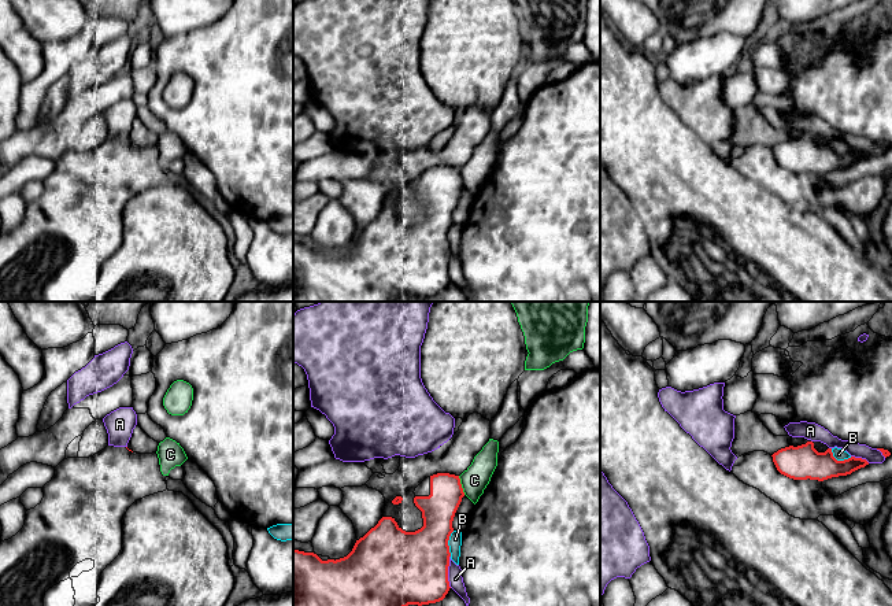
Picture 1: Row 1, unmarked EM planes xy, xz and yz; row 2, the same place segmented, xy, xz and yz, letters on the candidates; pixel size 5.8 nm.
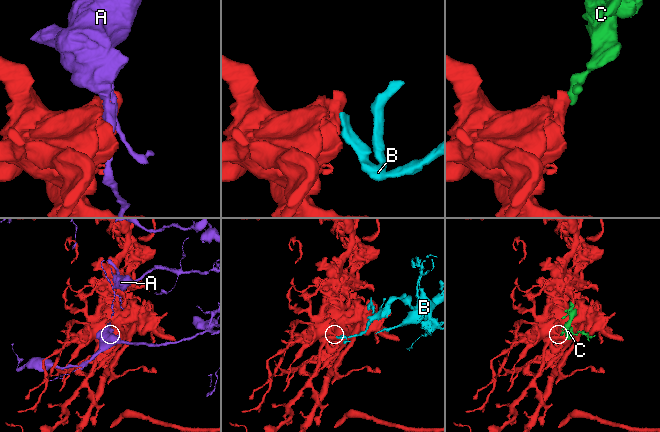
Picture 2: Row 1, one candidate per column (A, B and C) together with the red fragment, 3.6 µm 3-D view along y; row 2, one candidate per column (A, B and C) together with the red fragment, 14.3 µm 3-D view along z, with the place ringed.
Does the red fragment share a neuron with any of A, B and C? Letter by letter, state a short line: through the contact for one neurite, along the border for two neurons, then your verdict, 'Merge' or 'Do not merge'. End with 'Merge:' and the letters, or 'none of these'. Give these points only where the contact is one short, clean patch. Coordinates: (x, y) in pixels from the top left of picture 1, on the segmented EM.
A: Do not merge
B: Line: xz (454, 531), (448, 539), (450, 555). Do not merge
C: Line: xz (458, 476), (465, 494). Do not merge
Merge: none of these

